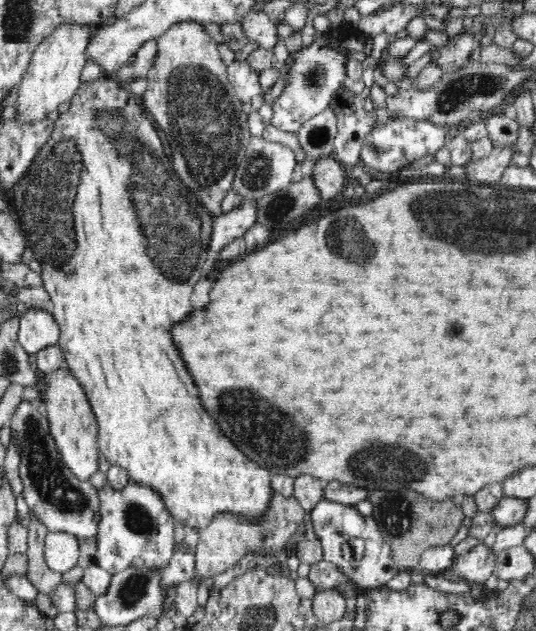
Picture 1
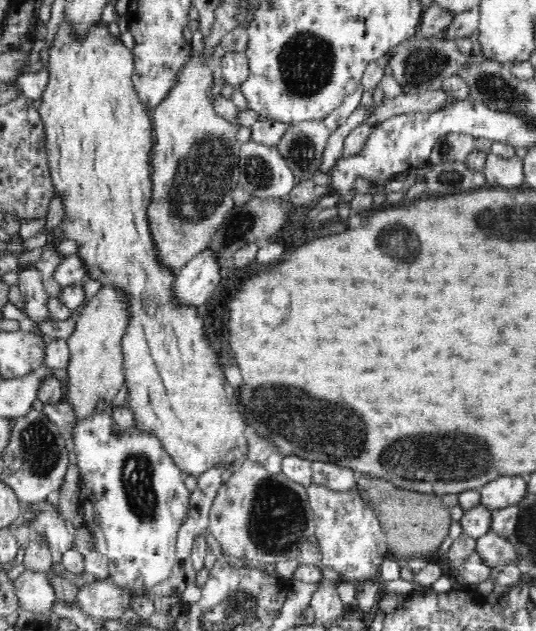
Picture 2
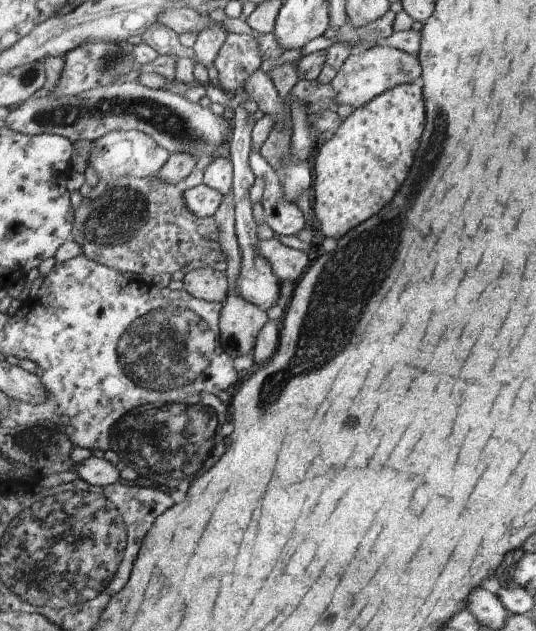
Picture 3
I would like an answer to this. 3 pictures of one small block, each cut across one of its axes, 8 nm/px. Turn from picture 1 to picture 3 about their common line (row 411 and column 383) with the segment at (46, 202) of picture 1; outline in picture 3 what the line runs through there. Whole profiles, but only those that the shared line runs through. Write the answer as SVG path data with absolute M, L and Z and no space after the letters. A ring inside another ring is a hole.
M414 83L394 87L377 96L365 107L355 109L344 120L344 124L332 138L325 141L316 157L314 211L317 220L321 223L321 232L324 236L341 239L349 230L375 216L385 204L393 200L393 196L397 194L397 190L401 188L413 166L423 132L425 132L423 86Z

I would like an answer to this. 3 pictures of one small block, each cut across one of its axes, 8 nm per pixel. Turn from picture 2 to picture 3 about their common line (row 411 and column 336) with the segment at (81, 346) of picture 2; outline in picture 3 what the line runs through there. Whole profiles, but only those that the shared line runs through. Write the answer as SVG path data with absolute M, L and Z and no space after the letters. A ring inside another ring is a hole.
M388 44L378 45L362 54L349 56L343 63L331 82L336 93L334 102L337 105L349 105L359 109L398 85L413 83L419 76L422 76L422 65L417 57Z

